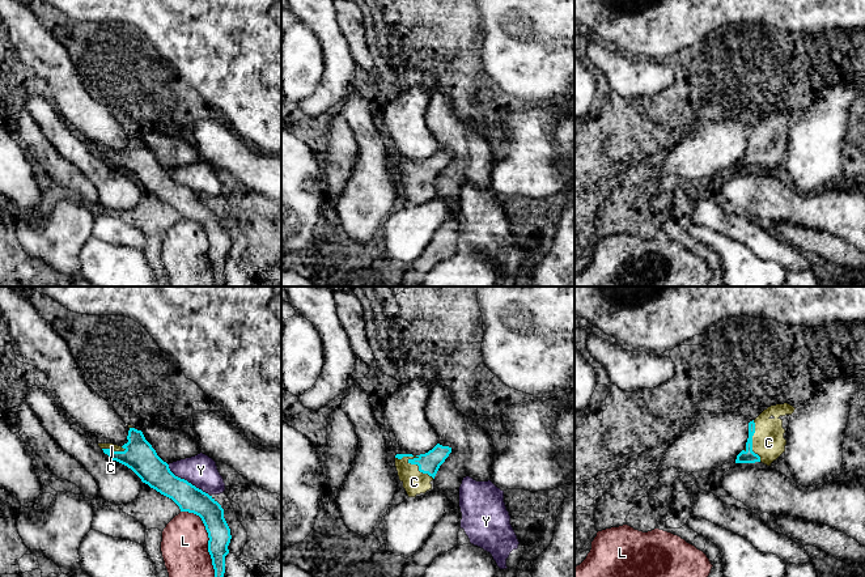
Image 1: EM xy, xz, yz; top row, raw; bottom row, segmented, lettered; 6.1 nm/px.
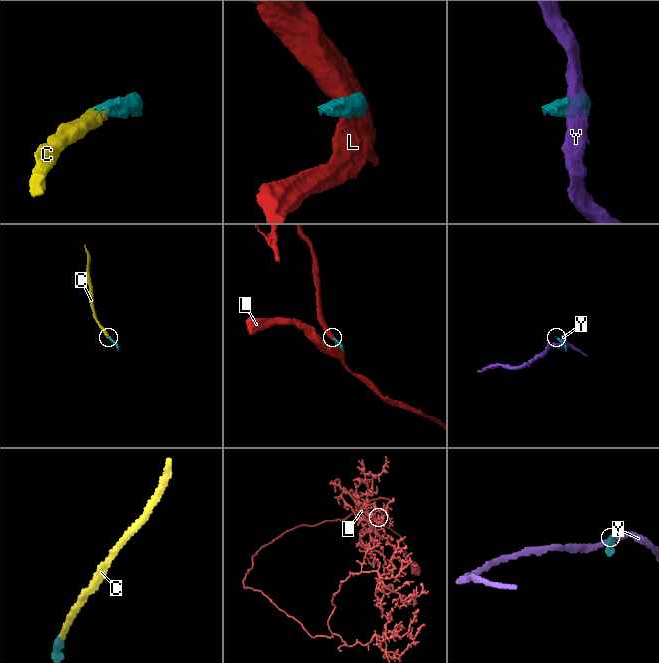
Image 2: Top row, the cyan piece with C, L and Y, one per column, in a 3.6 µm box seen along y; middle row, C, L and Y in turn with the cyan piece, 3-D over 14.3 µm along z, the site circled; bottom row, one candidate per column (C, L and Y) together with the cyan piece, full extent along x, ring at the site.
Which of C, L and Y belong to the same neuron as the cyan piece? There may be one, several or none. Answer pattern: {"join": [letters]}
{"join": ["C"]}

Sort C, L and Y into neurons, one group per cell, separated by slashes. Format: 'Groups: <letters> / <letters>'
Groups: C / L / Y

